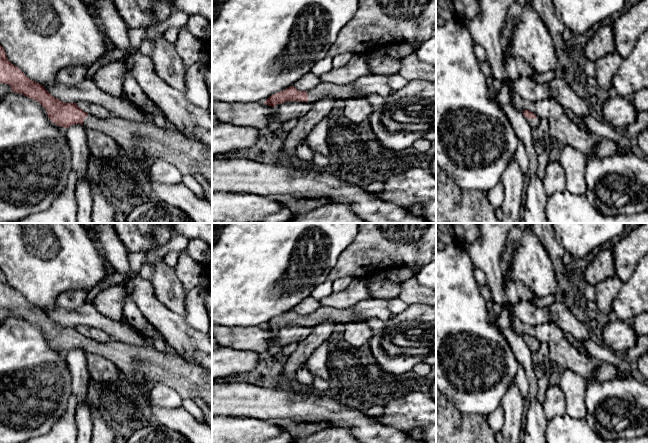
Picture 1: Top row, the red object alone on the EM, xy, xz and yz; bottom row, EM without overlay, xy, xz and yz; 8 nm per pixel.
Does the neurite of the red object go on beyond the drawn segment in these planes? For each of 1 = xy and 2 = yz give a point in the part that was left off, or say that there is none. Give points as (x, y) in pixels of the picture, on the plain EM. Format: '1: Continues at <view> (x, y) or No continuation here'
1: Continues at xy (191, 381)
2: Continues at yz (533, 347)

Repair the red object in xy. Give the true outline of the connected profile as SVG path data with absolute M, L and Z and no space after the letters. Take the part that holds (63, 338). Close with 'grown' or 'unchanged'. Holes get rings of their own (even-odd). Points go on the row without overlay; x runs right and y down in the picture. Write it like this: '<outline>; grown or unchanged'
M1 269L0 307L10 309L15 317L38 325L46 333L49 343L60 351L67 353L81 348L111 360L134 388L136 385L131 376L135 371L141 371L146 388L151 389L156 383L163 382L175 389L182 399L201 398L212 408L212 372L189 363L173 349L162 353L115 339L101 343L84 336L77 327L62 326L12 288Z; grown

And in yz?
M524 334L523 339L526 341L532 353L539 349L540 343L534 337L530 336L529 334Z; grown

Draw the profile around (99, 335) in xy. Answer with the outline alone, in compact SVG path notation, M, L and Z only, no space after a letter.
M78 326L77 330L81 332L84 336L93 339L97 342L106 343L111 340L111 337L102 329L88 327L88 326Z

